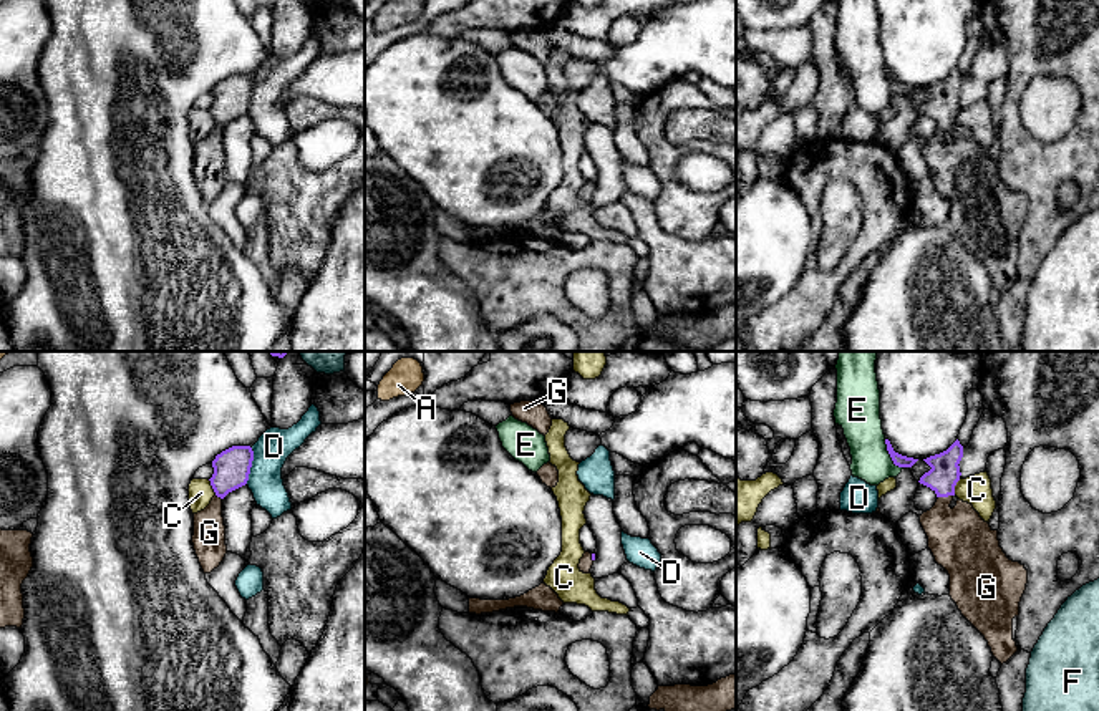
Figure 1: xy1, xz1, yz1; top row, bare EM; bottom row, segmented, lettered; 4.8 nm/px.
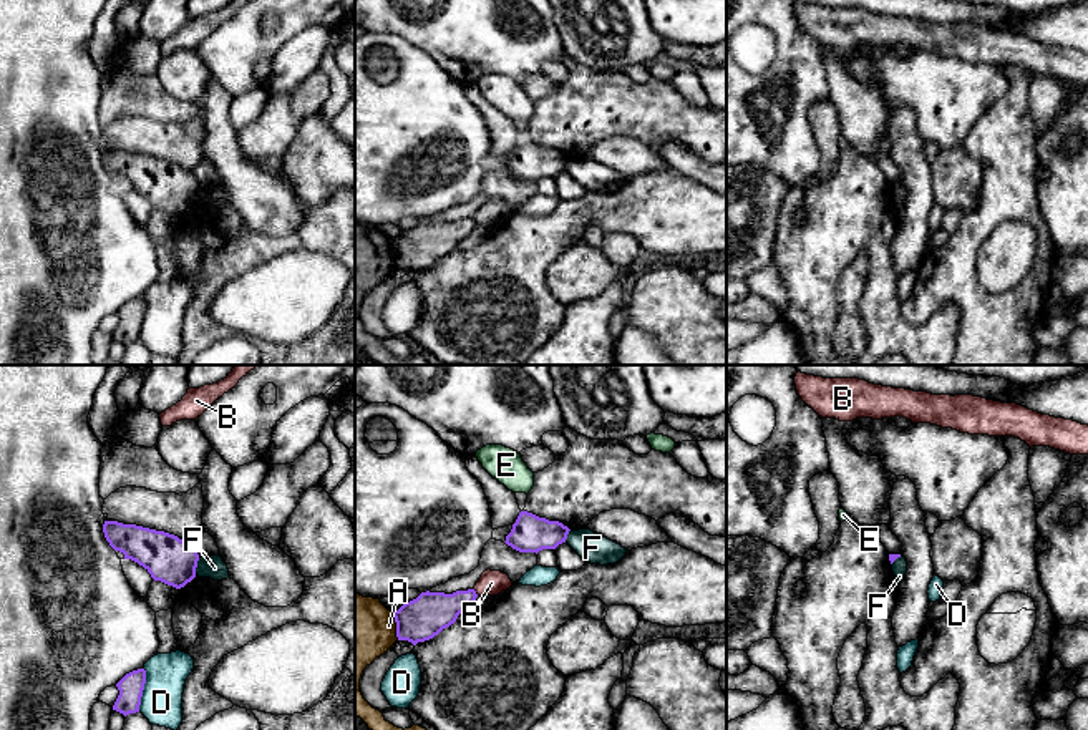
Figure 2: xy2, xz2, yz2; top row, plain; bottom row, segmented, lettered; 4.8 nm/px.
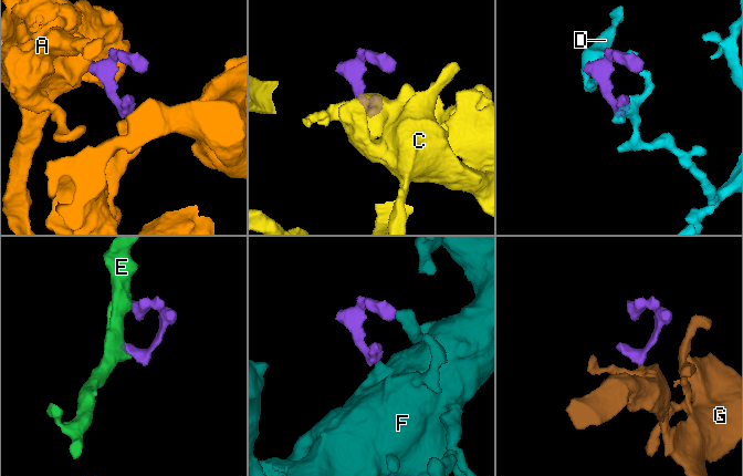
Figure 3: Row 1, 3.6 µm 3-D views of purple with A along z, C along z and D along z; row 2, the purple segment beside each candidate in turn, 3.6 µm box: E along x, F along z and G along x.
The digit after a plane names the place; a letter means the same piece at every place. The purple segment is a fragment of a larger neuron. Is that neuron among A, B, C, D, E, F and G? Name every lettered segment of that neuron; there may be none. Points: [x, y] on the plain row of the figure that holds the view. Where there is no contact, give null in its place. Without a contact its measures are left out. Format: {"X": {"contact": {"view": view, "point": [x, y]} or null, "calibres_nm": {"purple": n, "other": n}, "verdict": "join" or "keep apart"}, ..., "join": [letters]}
{"A": {"contact": {"view": "xz2", "point": [397, 254]}, "calibres_nm": {"purple": 200, "other": 320}, "verdict": "keep apart"}, "B": {"contact": {"view": "xz2", "point": [475, 219]}, "calibres_nm": {"purple": 200, "other": 130}, "verdict": "keep apart"}, "C": {"contact": {"view": "xy1", "point": [213, 116]}, "calibres_nm": {"purple": 180, "other": 120}, "verdict": "keep apart"}, "D": {"contact": {"view": "xy2", "point": [143, 317]}, "calibres_nm": {"purple": 120, "other": 200}, "verdict": "keep apart"}, "E": {"contact": {"view": "yz1", "point": [890, 85]}, "calibres_nm": {"purple": 60, "other": 200}, "verdict": "keep apart"}, "F": {"contact": {"view": "xy2", "point": [196, 194]}, "calibres_nm": {"purple": 220, "other": 110}, "verdict": "keep apart"}, "G": {"contact": {"view": "yz1", "point": [945, 125]}, "calibres_nm": {"purple": 150, "other": 300}, "verdict": "join"}, "join": ["G"]}

